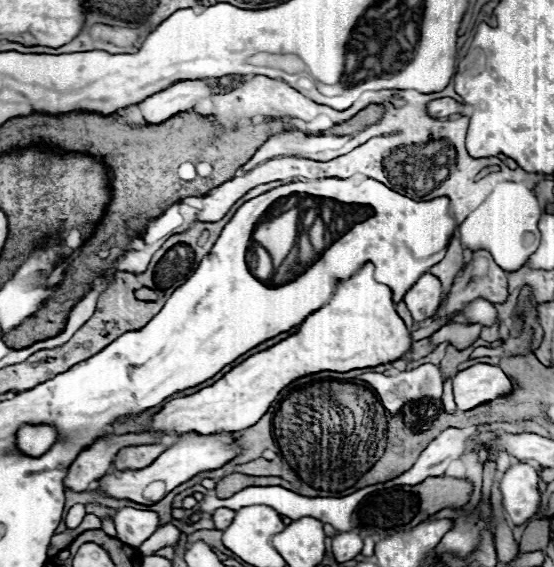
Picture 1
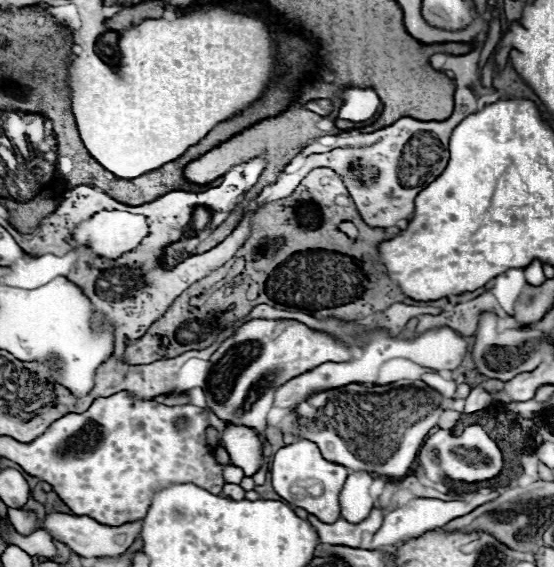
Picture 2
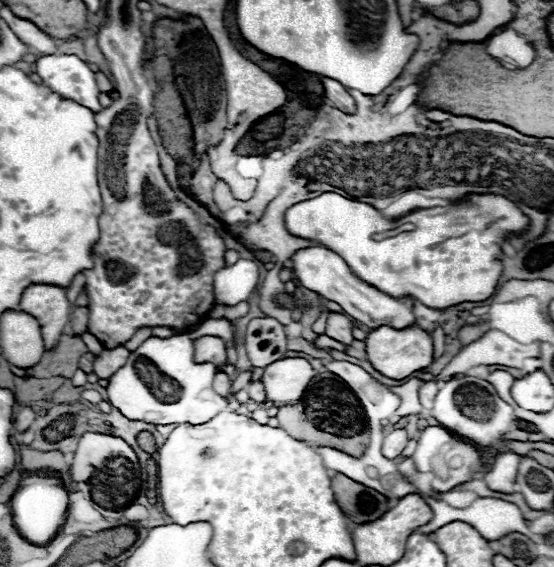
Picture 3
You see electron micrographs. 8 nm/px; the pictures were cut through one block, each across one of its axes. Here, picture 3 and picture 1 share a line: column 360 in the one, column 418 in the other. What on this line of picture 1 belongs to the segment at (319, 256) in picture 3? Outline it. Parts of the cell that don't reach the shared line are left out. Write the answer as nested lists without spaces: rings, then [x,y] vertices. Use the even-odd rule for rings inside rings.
[[[424,274],[404,296],[404,302],[414,318],[414,322],[424,322],[432,318],[442,302],[442,284],[436,276]]]

